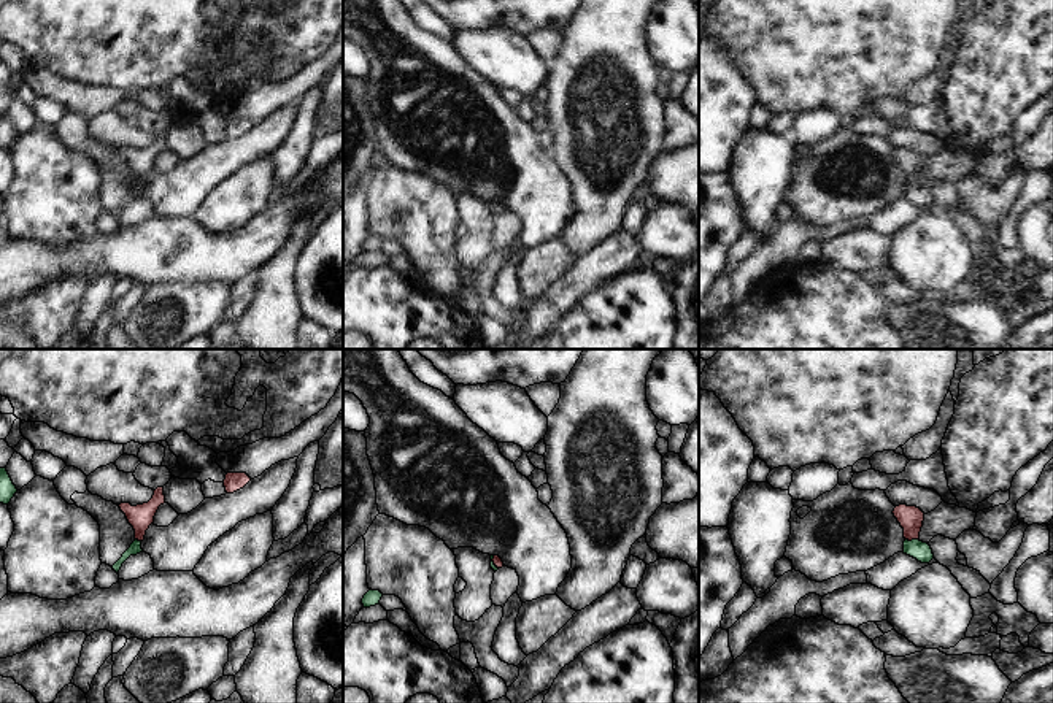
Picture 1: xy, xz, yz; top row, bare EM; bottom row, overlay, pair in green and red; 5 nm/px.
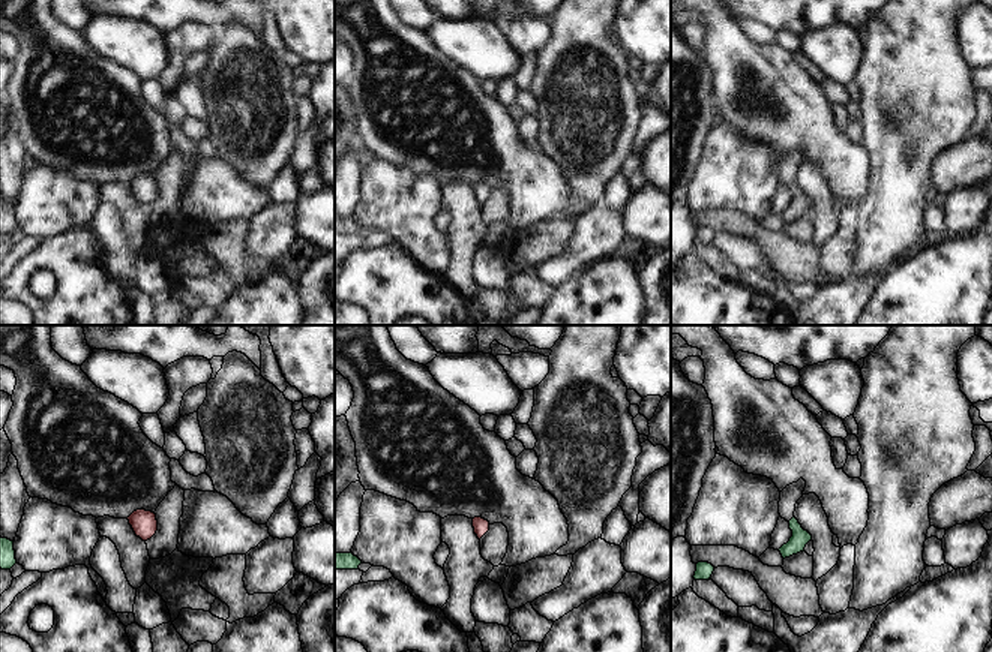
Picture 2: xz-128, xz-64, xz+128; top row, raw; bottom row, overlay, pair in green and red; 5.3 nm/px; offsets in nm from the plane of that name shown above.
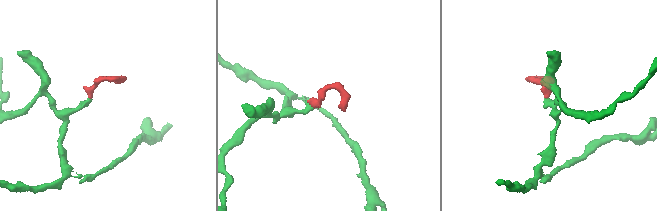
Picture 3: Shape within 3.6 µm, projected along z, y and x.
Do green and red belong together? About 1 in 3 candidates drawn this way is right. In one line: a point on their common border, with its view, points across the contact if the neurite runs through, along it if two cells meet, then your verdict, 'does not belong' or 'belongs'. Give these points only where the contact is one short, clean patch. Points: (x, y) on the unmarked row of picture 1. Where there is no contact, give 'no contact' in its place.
yz (912, 184) | across yz (921, 195), (912, 184), (910, 162) | belongs

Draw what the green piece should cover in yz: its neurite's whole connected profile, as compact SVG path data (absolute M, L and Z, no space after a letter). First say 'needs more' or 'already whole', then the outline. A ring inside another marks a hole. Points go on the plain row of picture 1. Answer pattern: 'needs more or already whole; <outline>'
needs more; M899 149L894 152L893 159L904 173L904 198L921 208L929 208L934 203L932 194L928 187L918 184L924 157L916 151Z

